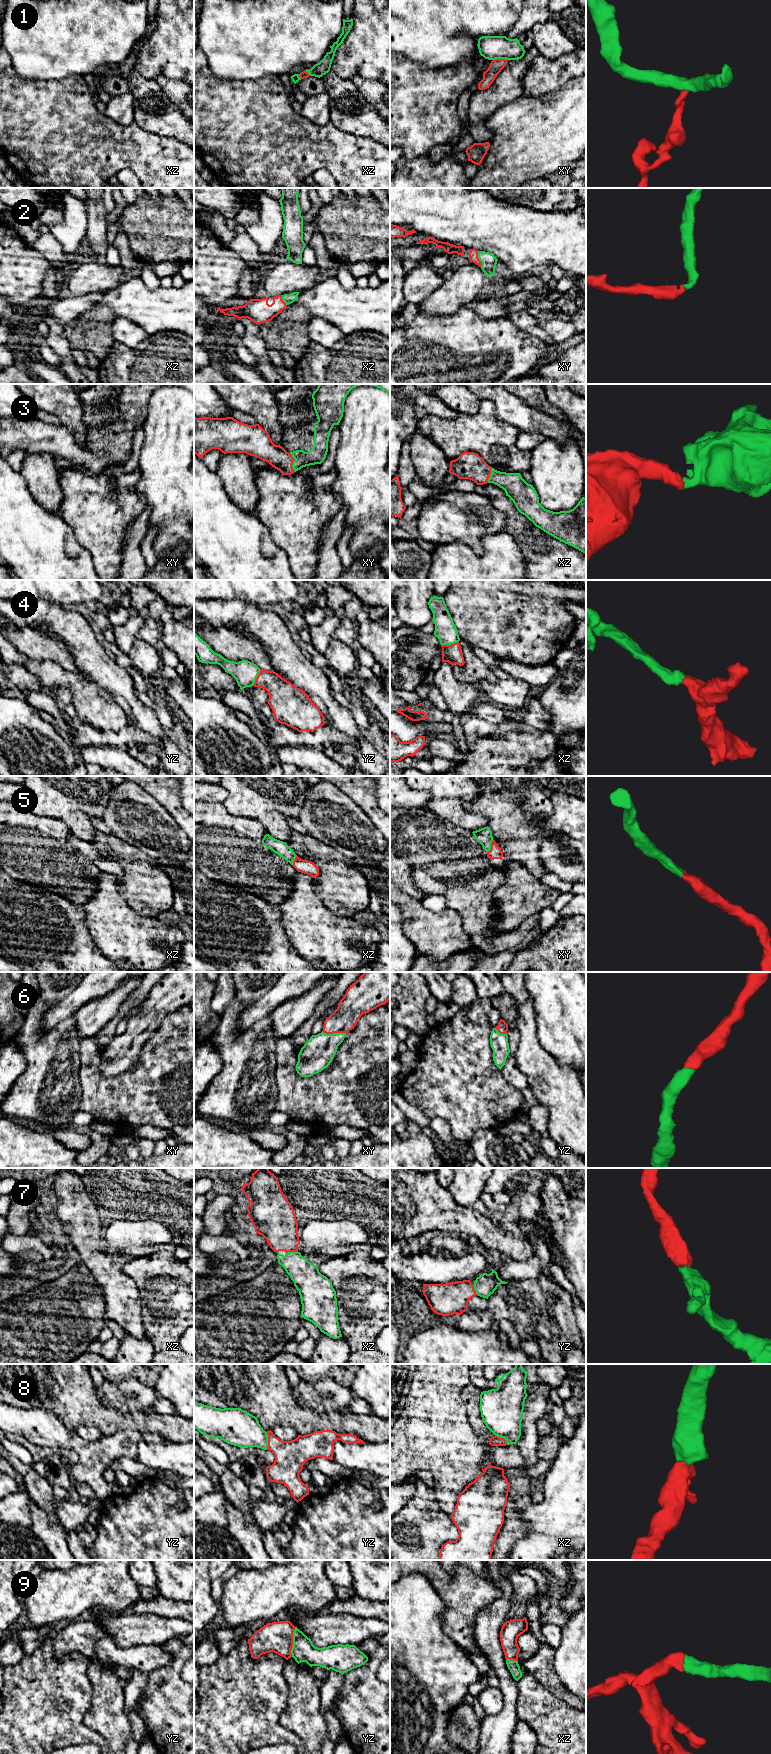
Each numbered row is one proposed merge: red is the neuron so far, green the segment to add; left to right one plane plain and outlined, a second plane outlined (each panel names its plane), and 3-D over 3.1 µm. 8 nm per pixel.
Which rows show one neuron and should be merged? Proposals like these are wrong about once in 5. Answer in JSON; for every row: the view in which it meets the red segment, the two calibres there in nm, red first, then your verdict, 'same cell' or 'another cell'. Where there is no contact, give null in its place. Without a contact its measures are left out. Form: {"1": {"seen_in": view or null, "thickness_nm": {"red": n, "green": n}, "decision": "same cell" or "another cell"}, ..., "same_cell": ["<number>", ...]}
{"1": {"seen_in": "xy", "thickness_nm": {"red": 110, "green": 190}, "decision": "another cell"}, "2": {"seen_in": "xy", "thickness_nm": {"red": 80, "green": 120}, "decision": "same cell"}, "3": {"seen_in": "xy", "thickness_nm": {"red": 170, "green": 140}, "decision": "same cell"}, "4": {"seen_in": "xz", "thickness_nm": {"red": 150, "green": 180}, "decision": "same cell"}, "5": {"seen_in": "xy", "thickness_nm": {"red": 100, "green": 130}, "decision": "same cell"}, "6": {"seen_in": "xy", "thickness_nm": {"red": 220, "green": 260}, "decision": "same cell"}, "7": {"seen_in": "xz", "thickness_nm": {"red": 300, "green": 220}, "decision": "same cell"}, "8": {"seen_in": "yz", "thickness_nm": {"red": 260, "green": 280}, "decision": "same cell"}, "9": {"seen_in": "yz", "thickness_nm": {"red": 240, "green": 190}, "decision": "same cell"}, "same_cell": ["2", "3", "4", "5", "6", "7", "8", "9"]}

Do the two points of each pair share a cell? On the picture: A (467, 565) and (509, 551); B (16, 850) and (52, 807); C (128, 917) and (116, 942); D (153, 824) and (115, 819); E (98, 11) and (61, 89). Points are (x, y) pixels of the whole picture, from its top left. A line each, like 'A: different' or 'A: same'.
A: same
B: different
C: same
D: same
E: different

